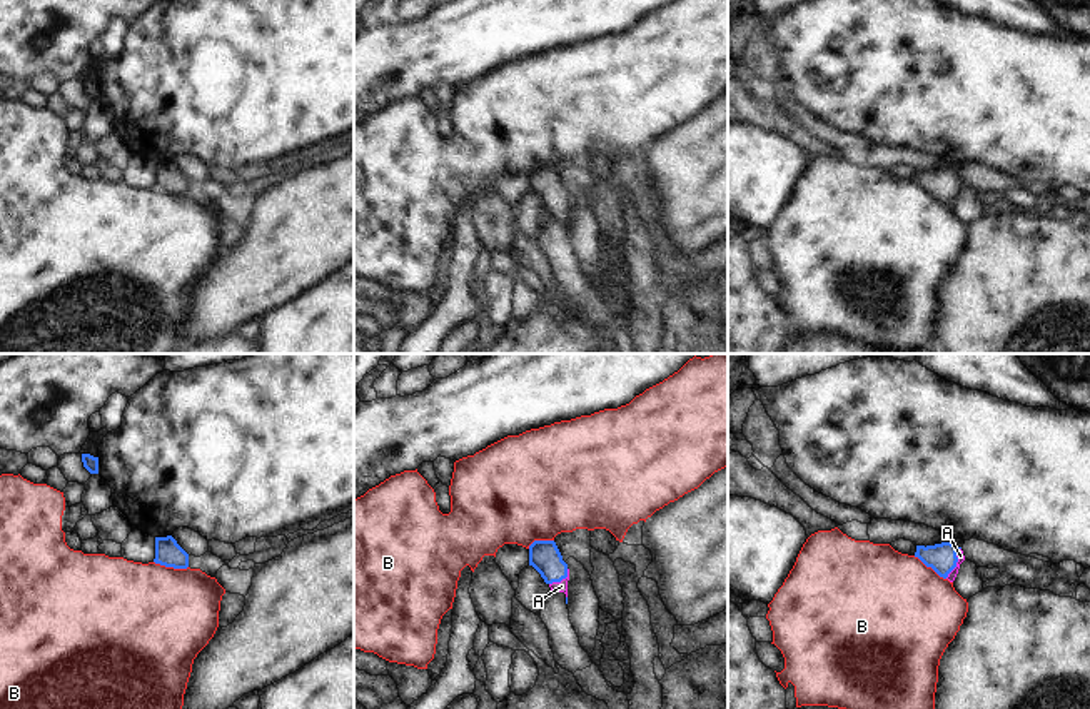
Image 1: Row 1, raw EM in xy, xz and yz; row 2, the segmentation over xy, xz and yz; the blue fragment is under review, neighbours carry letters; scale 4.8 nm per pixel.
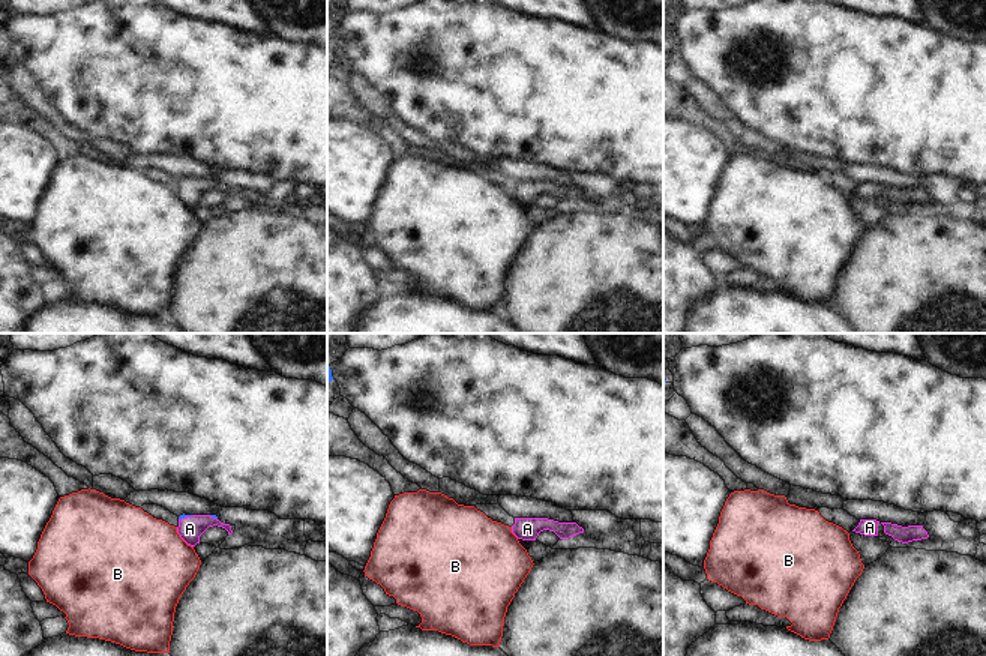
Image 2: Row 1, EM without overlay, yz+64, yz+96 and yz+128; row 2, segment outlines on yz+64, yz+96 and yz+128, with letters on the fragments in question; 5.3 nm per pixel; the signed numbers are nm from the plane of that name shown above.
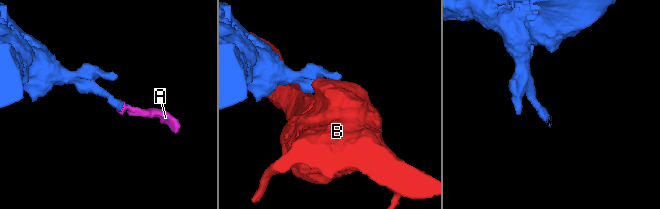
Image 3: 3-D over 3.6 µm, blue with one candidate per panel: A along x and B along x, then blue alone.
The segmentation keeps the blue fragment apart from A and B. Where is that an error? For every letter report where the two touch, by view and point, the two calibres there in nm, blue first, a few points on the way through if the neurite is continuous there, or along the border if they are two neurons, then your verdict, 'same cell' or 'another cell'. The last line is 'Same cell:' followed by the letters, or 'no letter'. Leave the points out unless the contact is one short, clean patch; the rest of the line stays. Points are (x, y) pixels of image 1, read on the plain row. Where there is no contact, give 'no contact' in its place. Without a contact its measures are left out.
A: yz (957, 187) | 140/40 nm | across yz (942, 184), (957, 187), (960, 182) | same cell
B: xy (171, 192) | 130/480 nm | along xy (154, 187), (164, 192), (187, 194) | another cell
Same cell: A

